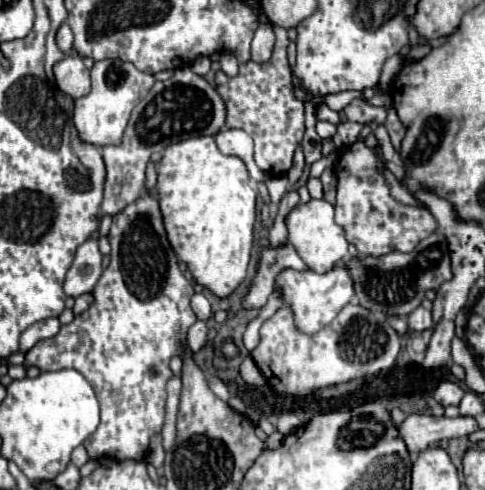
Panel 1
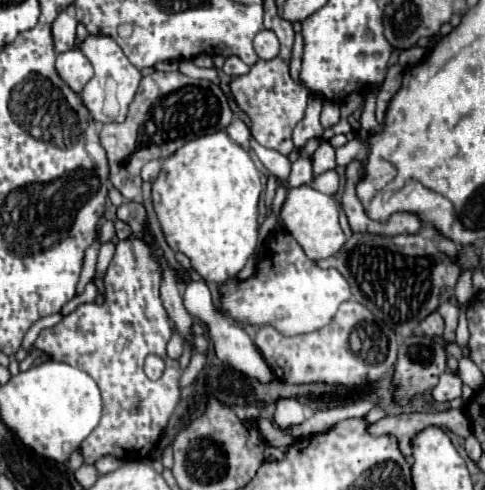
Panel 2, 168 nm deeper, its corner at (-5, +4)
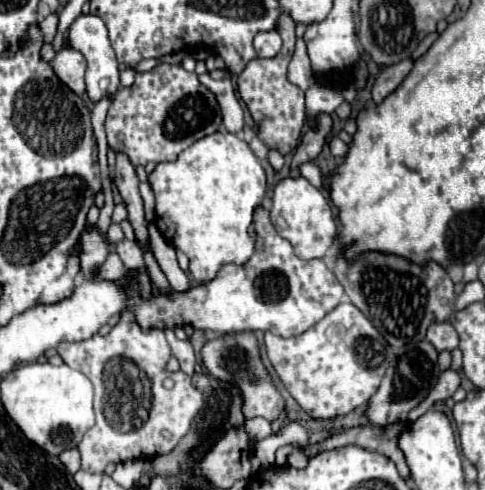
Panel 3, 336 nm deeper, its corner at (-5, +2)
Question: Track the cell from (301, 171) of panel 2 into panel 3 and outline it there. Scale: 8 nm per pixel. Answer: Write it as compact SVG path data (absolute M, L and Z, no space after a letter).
M321 113L317 117L317 127L315 129L307 129L303 133L301 143L297 145L297 149L293 153L291 175L299 175L299 165L305 163L305 161L313 161L319 155L329 131L331 131L331 117L327 113Z

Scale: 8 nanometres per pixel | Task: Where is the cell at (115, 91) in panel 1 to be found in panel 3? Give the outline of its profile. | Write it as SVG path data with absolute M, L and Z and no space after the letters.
M87 13L87 15L79 15L73 23L71 23L71 27L69 27L69 45L75 49L75 51L79 51L79 53L83 53L83 57L85 57L85 61L87 61L87 71L85 71L85 83L87 83L87 93L89 93L89 97L91 97L91 101L99 101L101 97L105 97L105 95L115 95L115 91L119 91L119 63L117 63L117 59L115 59L115 51L113 51L113 47L111 47L111 43L109 43L109 37L107 37L107 27L105 27L105 23L103 23L103 19L101 17L97 17L97 15L91 15L91 13Z

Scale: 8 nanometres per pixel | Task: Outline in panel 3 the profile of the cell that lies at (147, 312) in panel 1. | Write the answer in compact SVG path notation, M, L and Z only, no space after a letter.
M129 311L121 315L109 335L95 335L79 343L61 343L57 353L69 367L83 371L95 389L95 425L77 445L83 471L103 473L109 463L151 459L173 451L203 407L203 395L191 383L189 375L183 371L165 371L171 357L165 333L159 329L143 333Z

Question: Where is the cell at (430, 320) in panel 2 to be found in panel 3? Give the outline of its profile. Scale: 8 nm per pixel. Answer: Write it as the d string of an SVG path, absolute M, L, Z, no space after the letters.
M433 323L425 337L439 353L453 351L459 345L459 335L451 323Z

